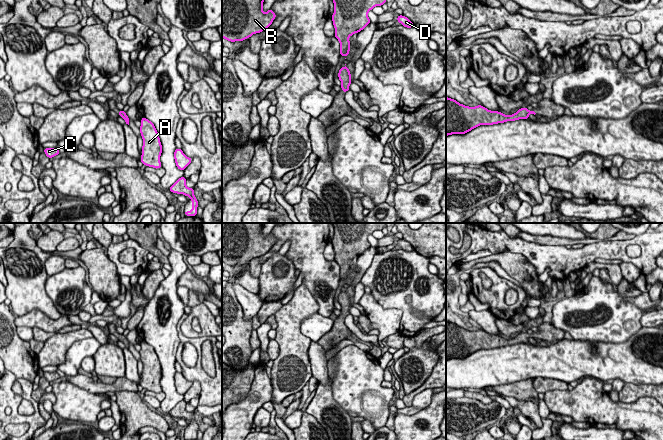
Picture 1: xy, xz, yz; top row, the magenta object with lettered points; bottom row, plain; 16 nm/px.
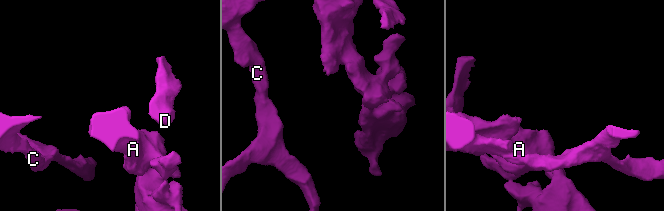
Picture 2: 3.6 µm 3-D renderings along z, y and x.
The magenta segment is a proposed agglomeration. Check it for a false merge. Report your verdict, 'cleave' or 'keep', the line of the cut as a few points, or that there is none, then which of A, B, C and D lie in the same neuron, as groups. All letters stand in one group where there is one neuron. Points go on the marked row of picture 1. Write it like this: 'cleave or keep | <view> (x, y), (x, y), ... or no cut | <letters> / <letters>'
keep | no cut | A B C D

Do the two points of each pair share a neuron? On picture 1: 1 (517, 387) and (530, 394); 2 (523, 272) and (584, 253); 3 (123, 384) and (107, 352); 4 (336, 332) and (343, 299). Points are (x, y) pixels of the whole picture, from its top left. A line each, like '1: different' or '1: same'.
1: same
2: different
3: different
4: same

